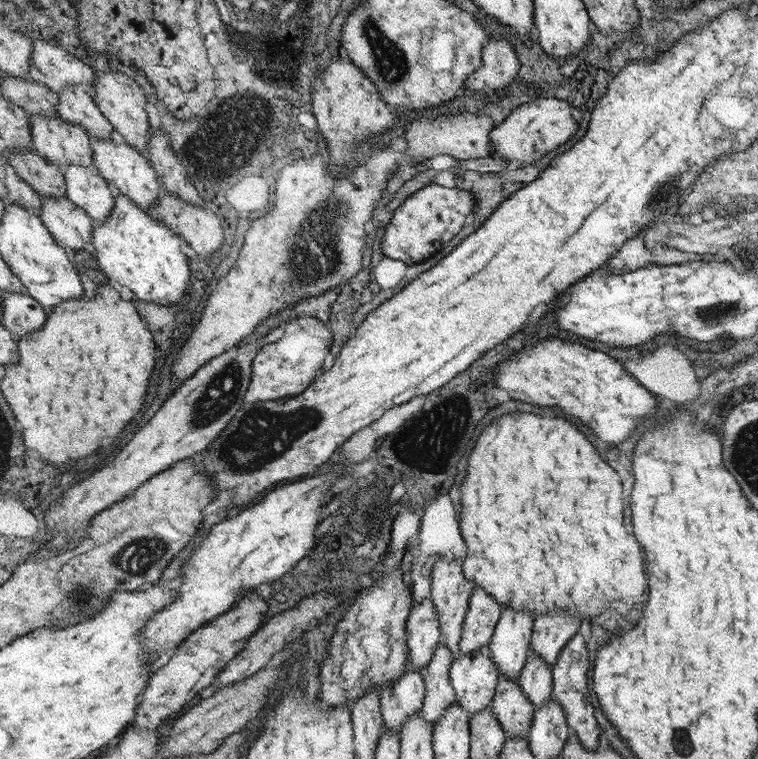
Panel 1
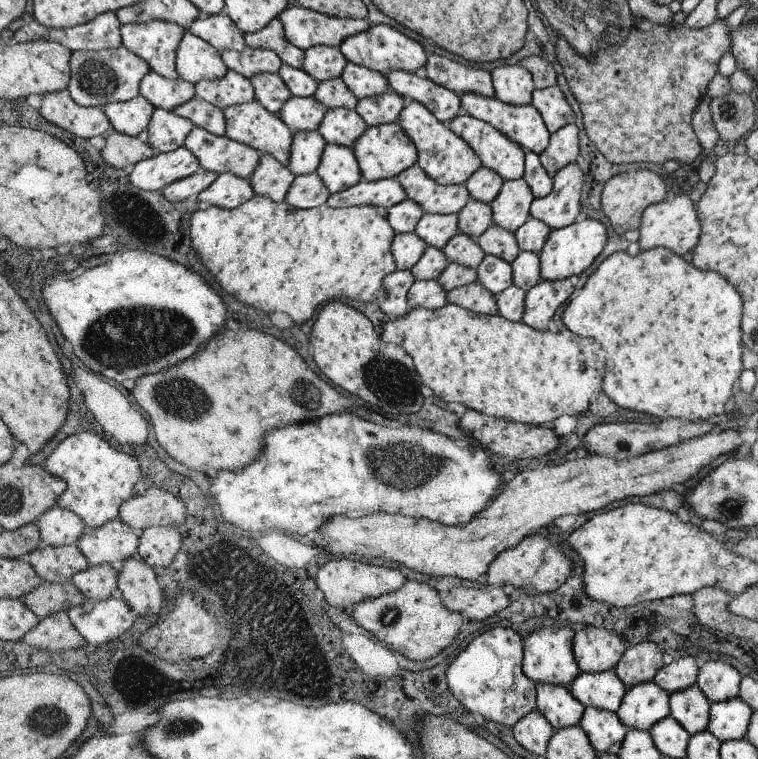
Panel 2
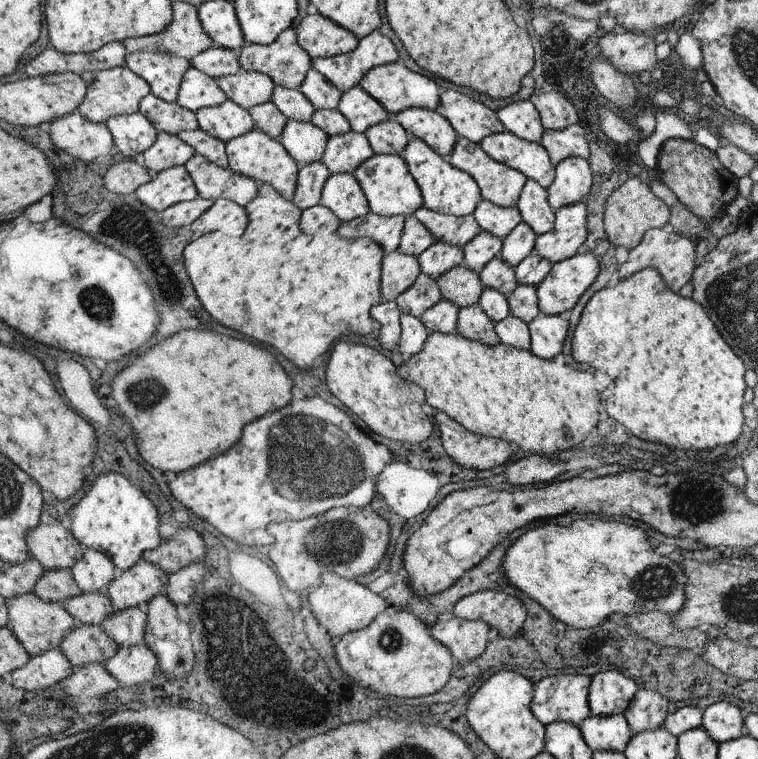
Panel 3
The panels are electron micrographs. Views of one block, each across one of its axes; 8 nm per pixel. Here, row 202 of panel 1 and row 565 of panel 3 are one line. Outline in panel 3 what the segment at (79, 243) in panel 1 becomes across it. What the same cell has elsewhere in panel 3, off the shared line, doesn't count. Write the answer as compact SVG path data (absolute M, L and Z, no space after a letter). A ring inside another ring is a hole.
M59 522L39 524L37 528L27 530L25 546L33 560L37 560L45 572L49 570L71 570L83 556L85 550L75 540L71 532L67 532Z

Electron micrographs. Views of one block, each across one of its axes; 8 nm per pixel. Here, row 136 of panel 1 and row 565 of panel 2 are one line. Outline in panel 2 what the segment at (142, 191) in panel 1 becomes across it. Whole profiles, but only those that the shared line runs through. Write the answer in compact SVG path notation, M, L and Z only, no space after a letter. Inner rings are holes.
M111 520L103 528L87 528L77 544L77 550L89 566L95 564L125 564L139 552L139 536L125 522Z

